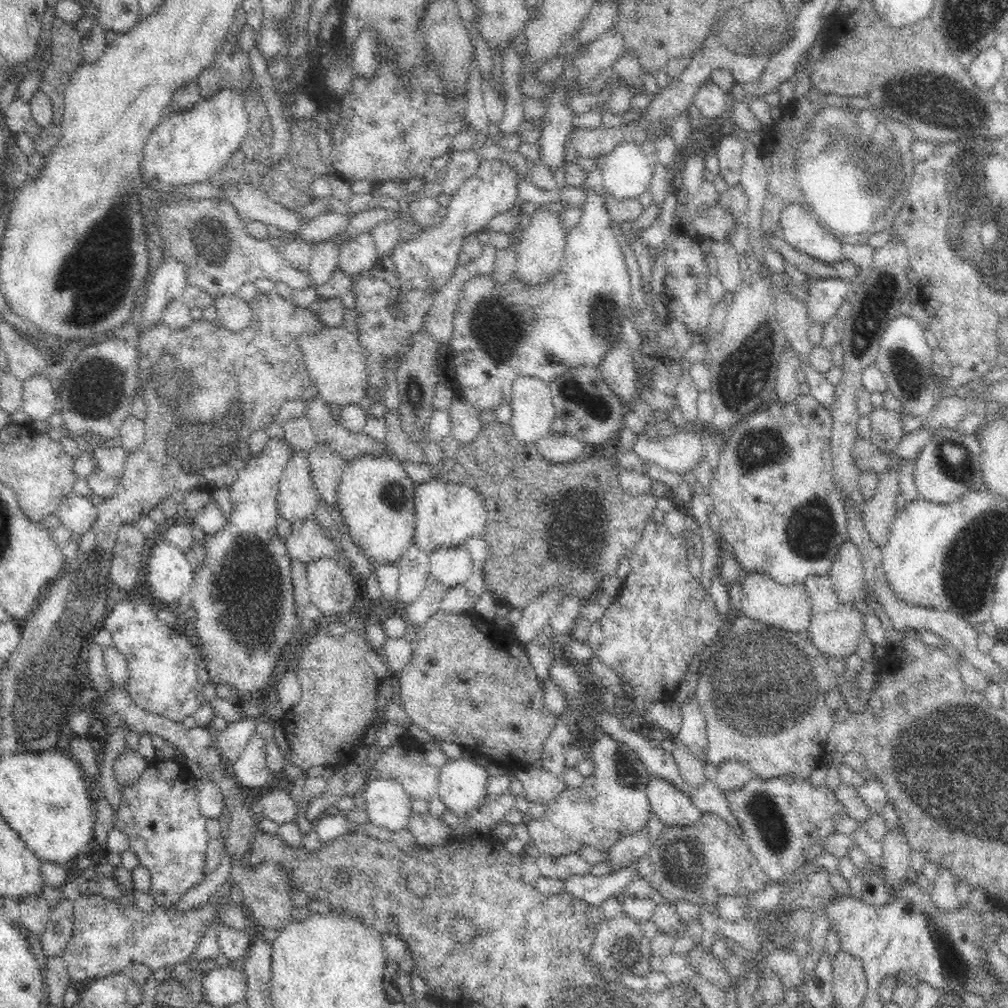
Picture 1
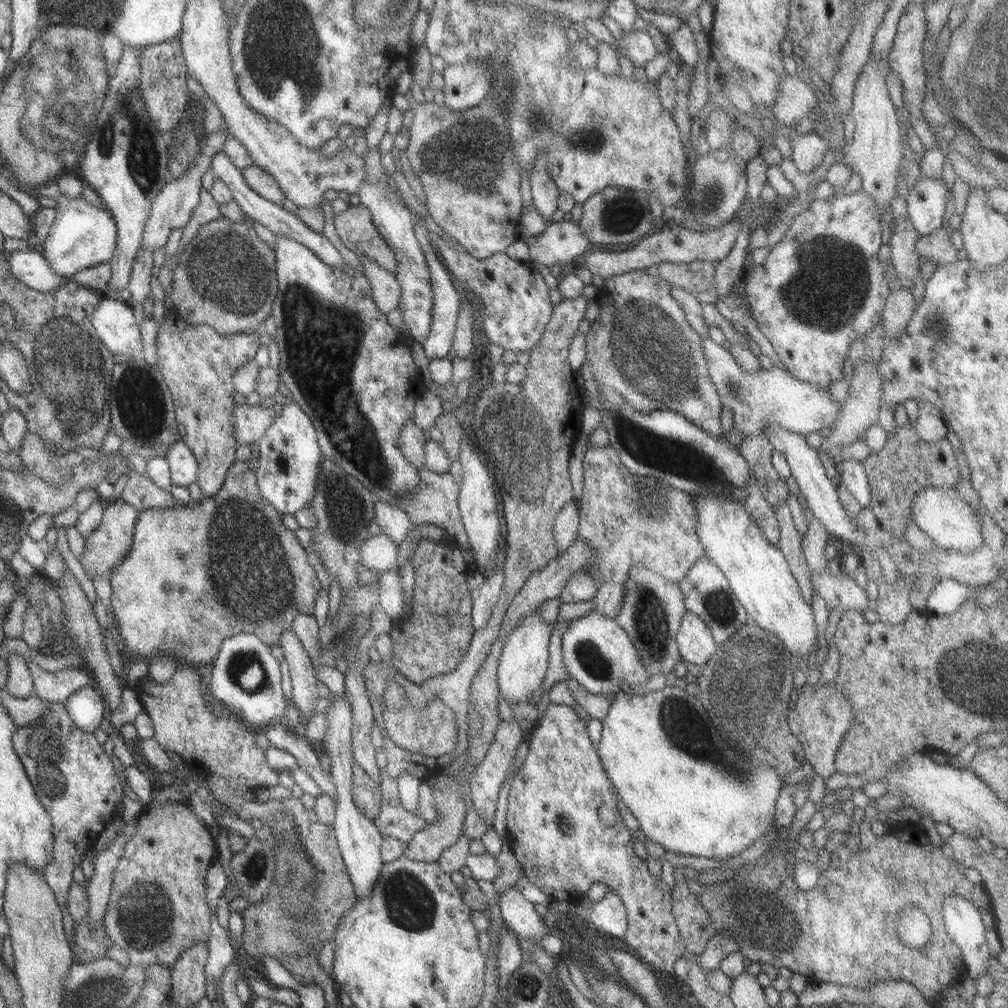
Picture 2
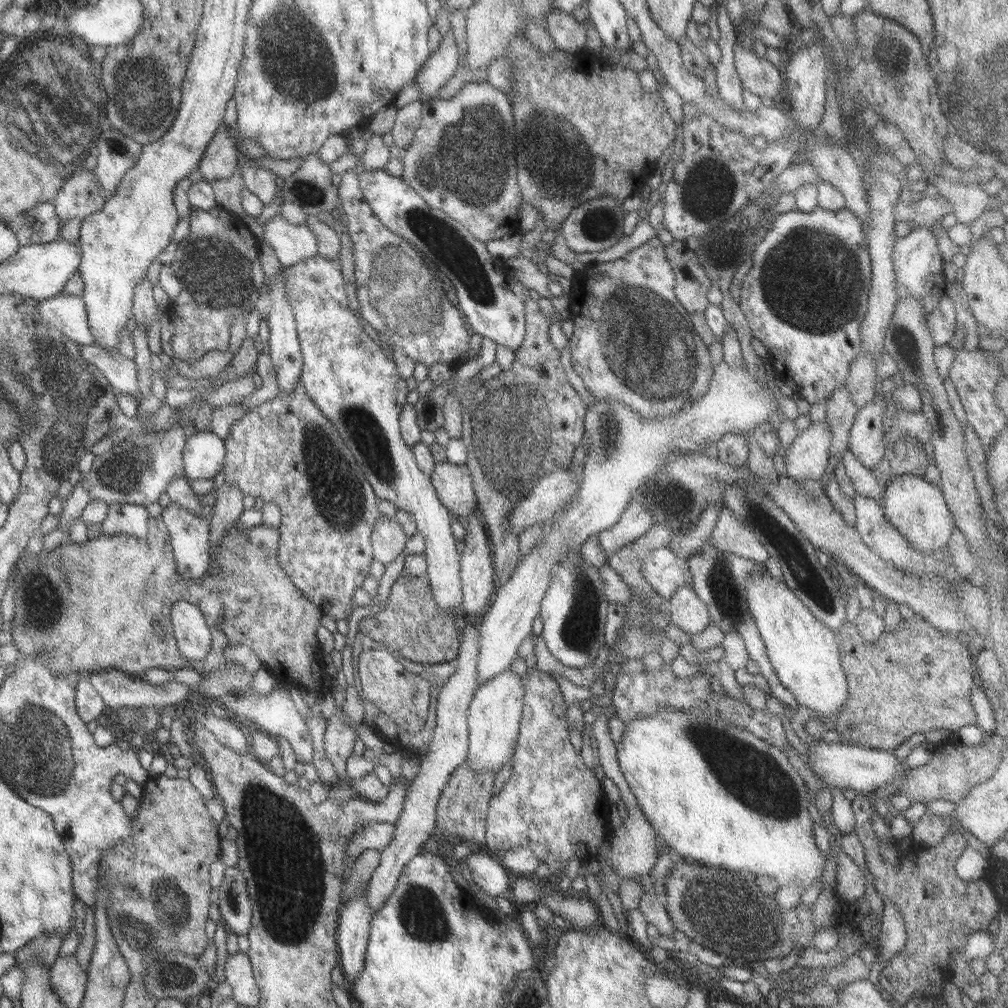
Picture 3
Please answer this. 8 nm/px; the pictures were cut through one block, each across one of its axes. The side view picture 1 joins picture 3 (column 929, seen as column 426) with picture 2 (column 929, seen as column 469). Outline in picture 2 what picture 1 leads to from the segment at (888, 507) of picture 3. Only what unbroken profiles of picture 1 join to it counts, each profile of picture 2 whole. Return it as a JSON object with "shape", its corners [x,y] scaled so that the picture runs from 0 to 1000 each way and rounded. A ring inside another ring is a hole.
{"shape":[[[917,483],[910,487],[904,497],[904,510],[908,522],[921,532],[932,546],[959,549],[975,539],[967,506],[964,507],[963,502],[959,502],[959,498],[955,498],[943,483]]]}

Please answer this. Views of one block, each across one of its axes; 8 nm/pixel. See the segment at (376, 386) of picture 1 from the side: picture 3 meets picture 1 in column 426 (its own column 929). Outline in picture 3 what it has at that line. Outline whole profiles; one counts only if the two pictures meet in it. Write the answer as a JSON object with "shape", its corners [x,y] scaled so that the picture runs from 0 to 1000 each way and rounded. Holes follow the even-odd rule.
{"shape":[[[912,225],[903,227],[902,232],[890,236],[884,251],[890,297],[909,296],[917,306],[918,313],[937,292],[935,264],[938,258],[928,244],[929,235],[924,231],[924,226]]]}

